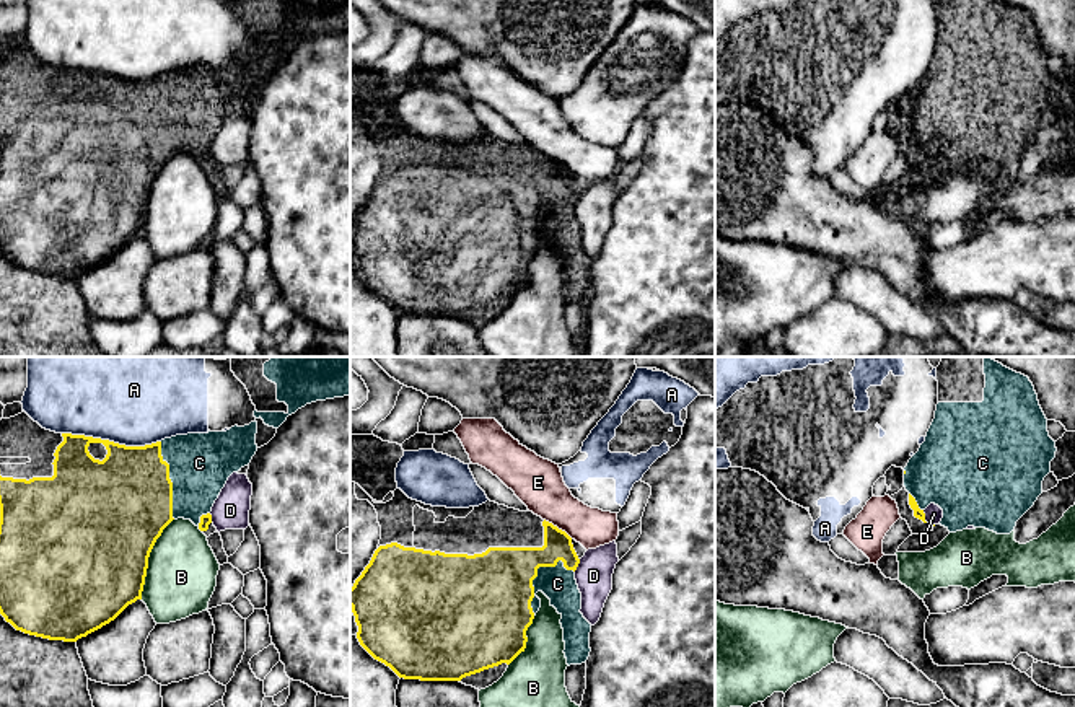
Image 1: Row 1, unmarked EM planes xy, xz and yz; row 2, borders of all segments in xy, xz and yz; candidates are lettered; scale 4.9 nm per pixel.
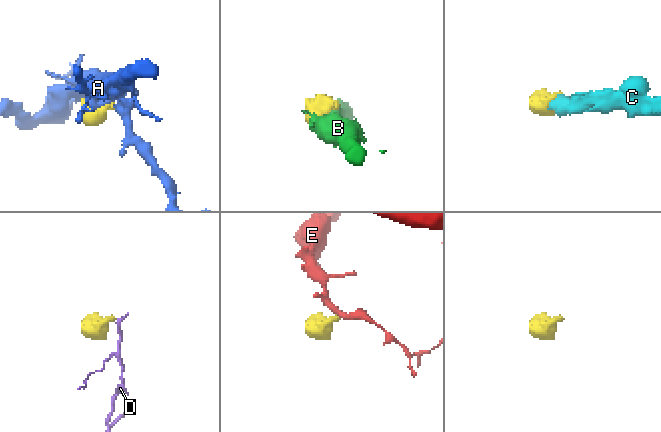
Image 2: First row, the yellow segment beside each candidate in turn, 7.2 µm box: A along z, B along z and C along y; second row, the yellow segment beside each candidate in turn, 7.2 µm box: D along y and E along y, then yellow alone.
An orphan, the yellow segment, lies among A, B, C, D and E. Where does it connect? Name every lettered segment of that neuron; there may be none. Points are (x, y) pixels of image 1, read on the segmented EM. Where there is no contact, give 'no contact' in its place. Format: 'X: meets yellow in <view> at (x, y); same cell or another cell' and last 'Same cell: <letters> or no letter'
A: meets yellow in xy at (111, 442); another cell
B: meets yellow in xy at (147, 559); another cell
C: meets yellow in xz at (533, 579); same cell
D: meets yellow in xz at (577, 566); another cell
E: meets yellow in xz at (557, 528); another cell
Same cell: C

